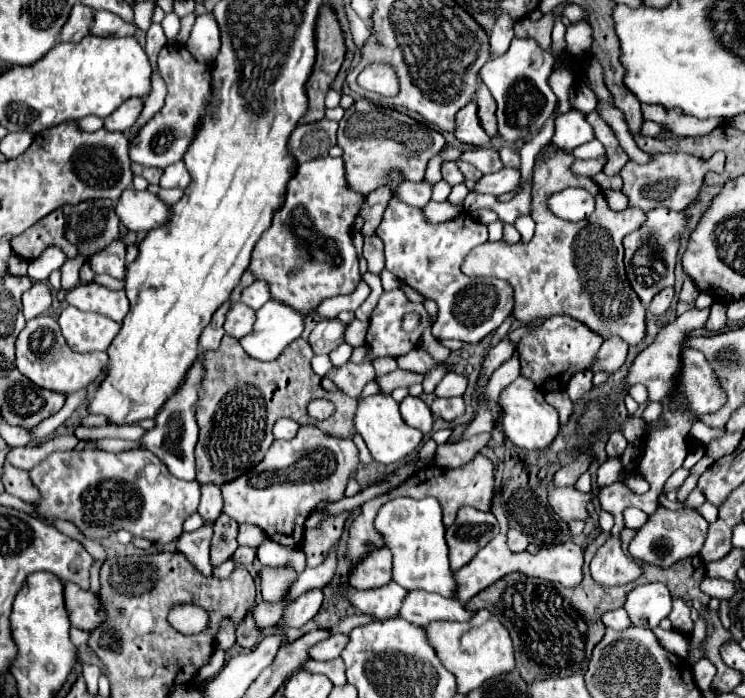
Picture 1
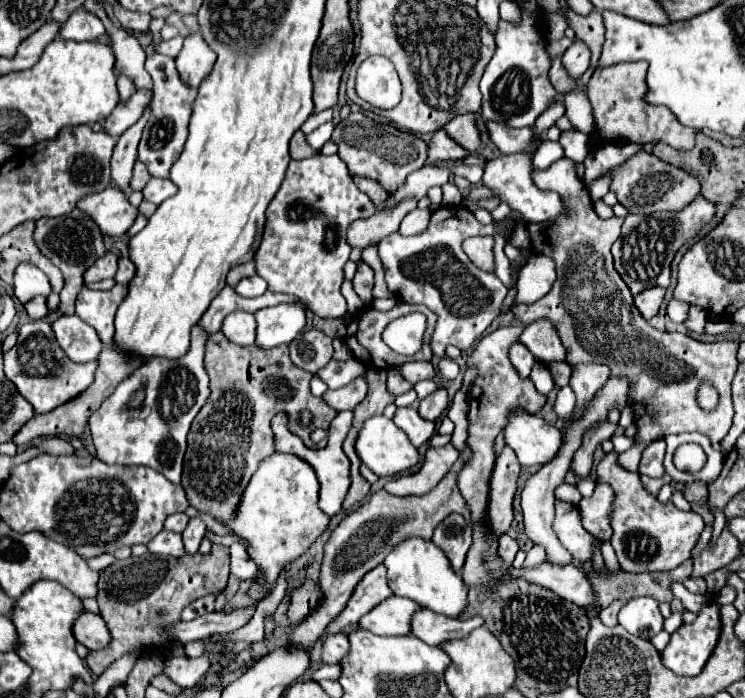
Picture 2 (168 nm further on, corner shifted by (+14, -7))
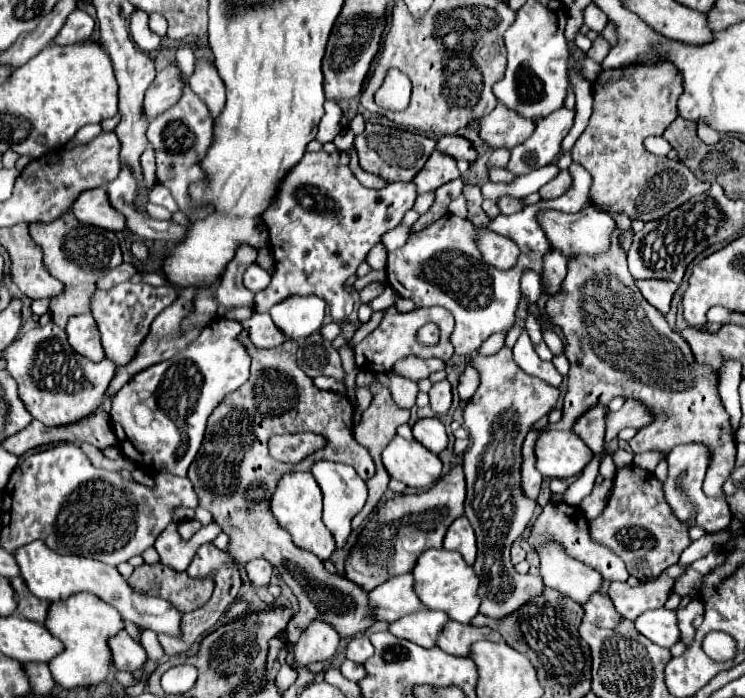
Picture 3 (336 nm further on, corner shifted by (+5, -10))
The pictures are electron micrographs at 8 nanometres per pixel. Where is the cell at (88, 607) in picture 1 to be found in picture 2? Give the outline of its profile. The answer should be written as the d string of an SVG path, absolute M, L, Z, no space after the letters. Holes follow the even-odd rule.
M83 613L73 627L73 633L75 633L77 641L81 645L89 647L91 651L105 649L111 643L109 629L107 629L105 621L101 619L101 615L95 615L95 613Z

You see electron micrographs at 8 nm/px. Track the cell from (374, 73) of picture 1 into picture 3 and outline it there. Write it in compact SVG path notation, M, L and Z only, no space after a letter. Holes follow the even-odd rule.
M390 68L382 86L374 95L375 103L390 111L400 112L410 104L410 80L400 70Z

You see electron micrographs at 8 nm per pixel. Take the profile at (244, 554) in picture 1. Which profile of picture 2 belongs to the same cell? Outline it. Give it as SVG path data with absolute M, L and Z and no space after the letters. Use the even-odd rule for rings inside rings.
M239 543L231 545L231 573L241 581L253 579L257 573L257 565L249 557L249 553L243 549L243 545Z

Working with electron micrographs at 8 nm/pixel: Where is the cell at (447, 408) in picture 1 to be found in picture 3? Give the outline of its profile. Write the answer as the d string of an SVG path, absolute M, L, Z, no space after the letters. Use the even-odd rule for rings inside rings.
M448 380L436 382L430 390L430 408L434 410L436 416L444 416L450 410L452 404L452 386Z

